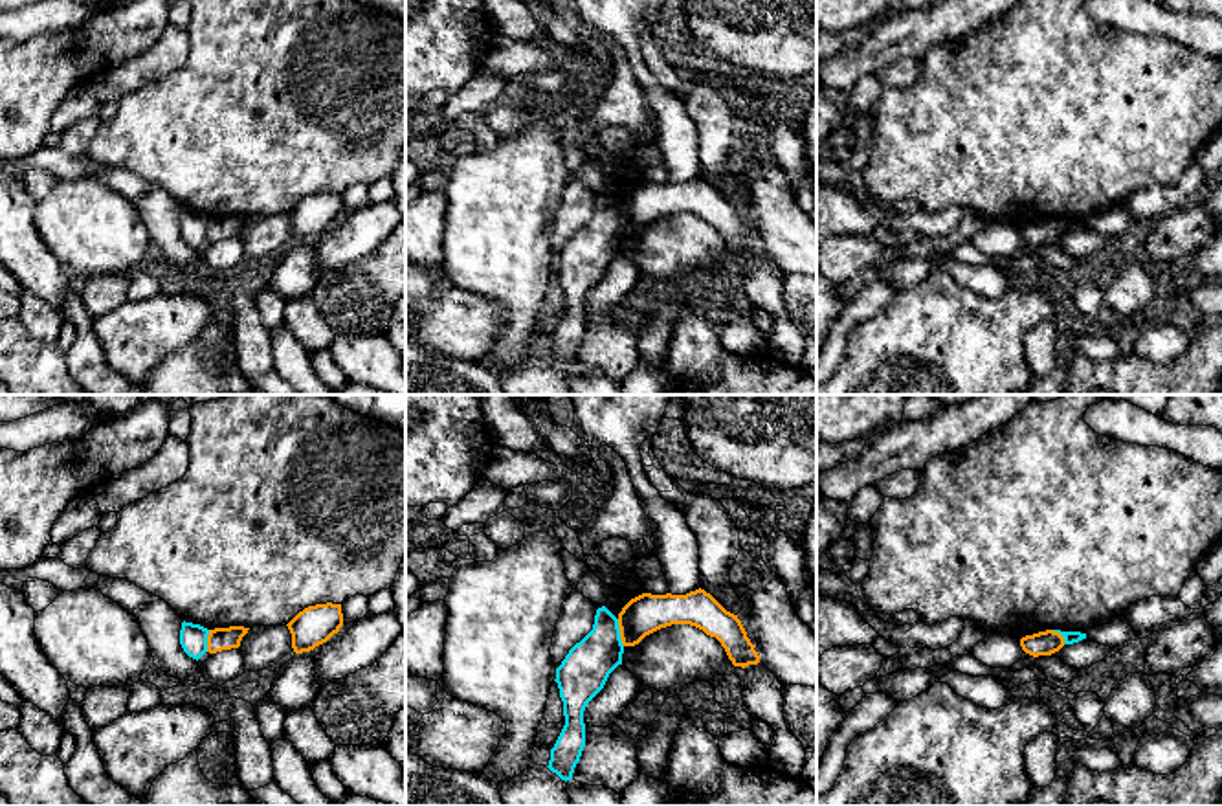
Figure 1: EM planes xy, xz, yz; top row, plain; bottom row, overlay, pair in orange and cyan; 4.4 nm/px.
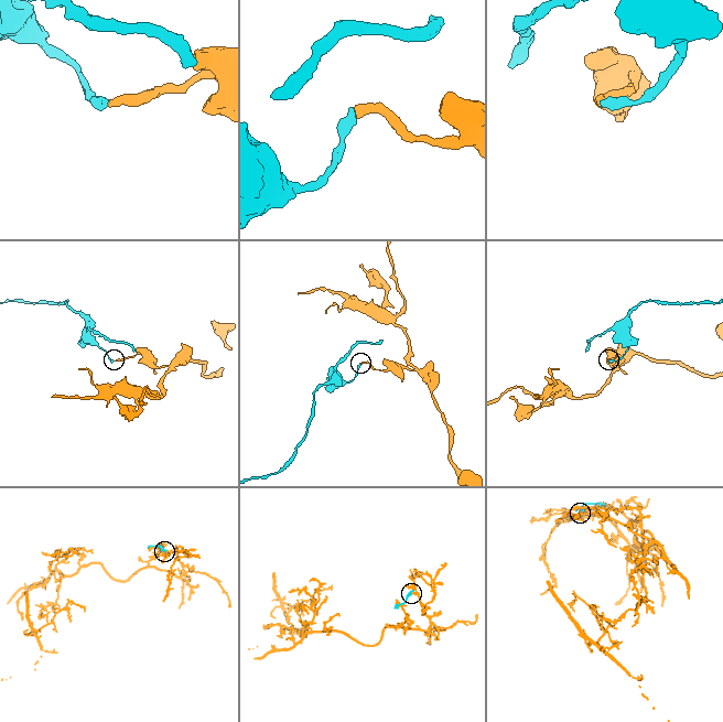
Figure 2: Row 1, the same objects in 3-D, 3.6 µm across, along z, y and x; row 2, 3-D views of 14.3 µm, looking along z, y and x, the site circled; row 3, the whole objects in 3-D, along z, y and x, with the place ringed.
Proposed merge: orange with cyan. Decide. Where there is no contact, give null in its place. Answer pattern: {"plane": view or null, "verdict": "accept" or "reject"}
{"plane": "xz", "verdict": "reject"}

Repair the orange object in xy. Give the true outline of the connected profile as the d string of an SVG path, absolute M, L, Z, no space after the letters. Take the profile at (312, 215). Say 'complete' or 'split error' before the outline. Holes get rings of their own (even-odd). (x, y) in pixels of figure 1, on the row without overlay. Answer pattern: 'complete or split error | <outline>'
complete | M316 193L299 200L288 213L295 242L327 231L343 215L341 193Z

